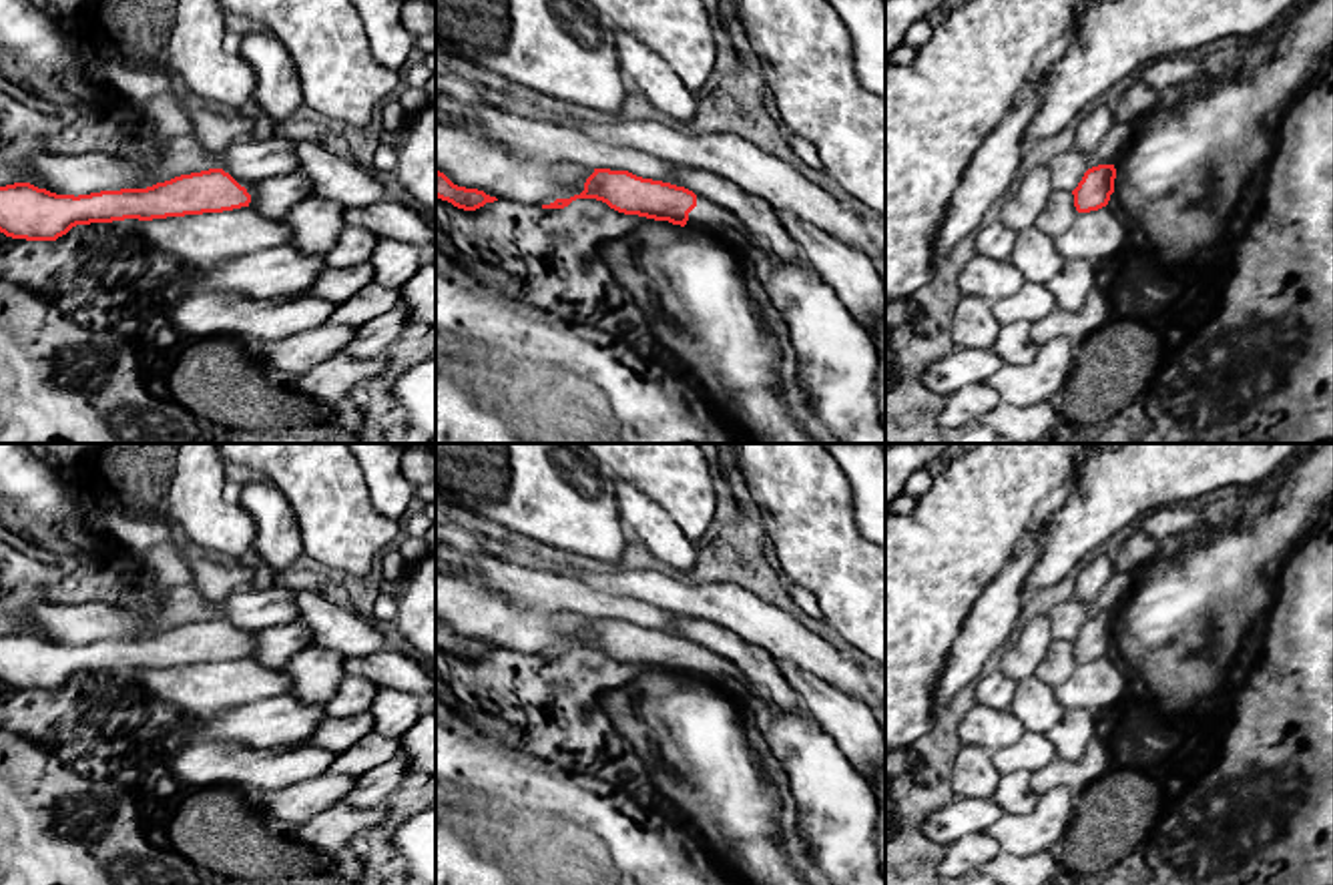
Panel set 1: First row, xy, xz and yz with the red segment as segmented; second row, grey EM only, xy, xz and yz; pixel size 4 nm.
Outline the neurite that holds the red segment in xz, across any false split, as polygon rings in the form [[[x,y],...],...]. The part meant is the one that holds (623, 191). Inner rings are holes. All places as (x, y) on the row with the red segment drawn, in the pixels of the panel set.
[[[594,169],[580,195],[556,199],[550,205],[542,205],[542,209],[564,209],[576,199],[596,199],[624,215],[669,221],[695,233],[711,235],[713,239],[731,245],[743,261],[751,261],[747,249],[743,243],[733,243],[731,237],[741,235],[751,243],[757,241],[717,203],[695,195],[685,187],[642,179],[628,171]]]

